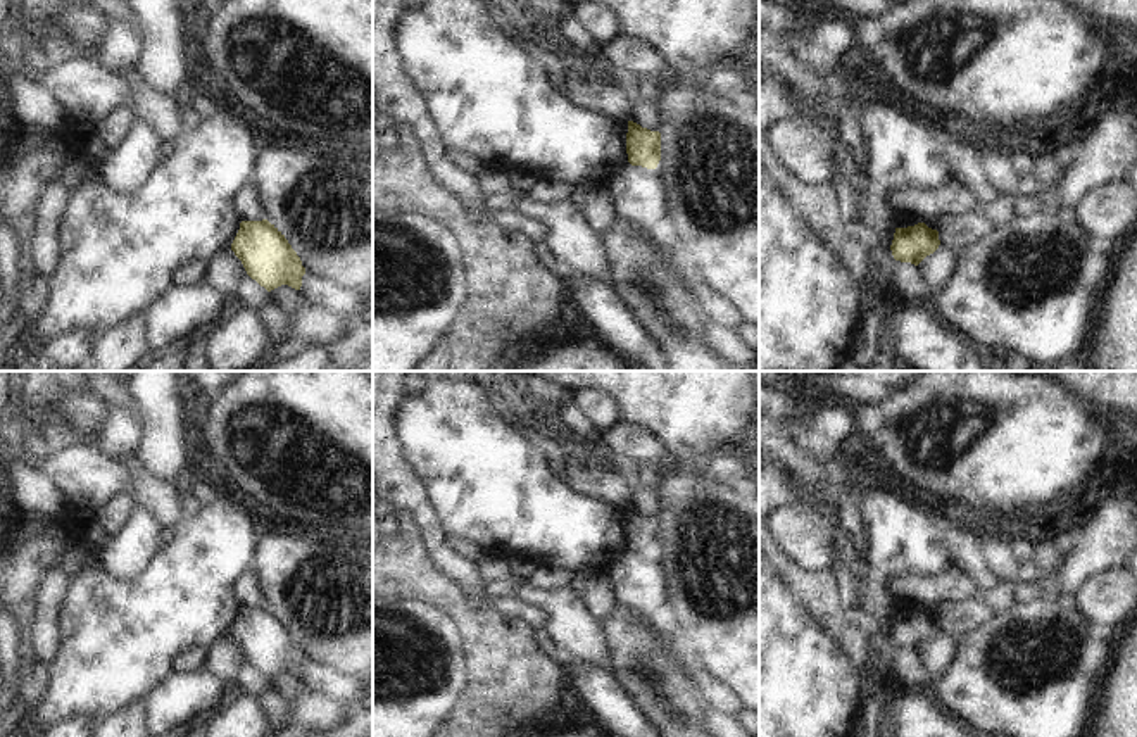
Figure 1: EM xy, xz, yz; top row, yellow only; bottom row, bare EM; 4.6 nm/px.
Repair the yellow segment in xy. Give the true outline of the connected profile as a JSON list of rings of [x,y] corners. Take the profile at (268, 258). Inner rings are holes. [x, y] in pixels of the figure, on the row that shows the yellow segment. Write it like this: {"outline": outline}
{"outline": [[[267,219],[242,221],[231,250],[247,274],[267,292],[281,285],[300,290],[305,268],[285,235]]]}

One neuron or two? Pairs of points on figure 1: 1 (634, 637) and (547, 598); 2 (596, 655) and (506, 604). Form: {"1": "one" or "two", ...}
{"1": "two", "2": "two"}

